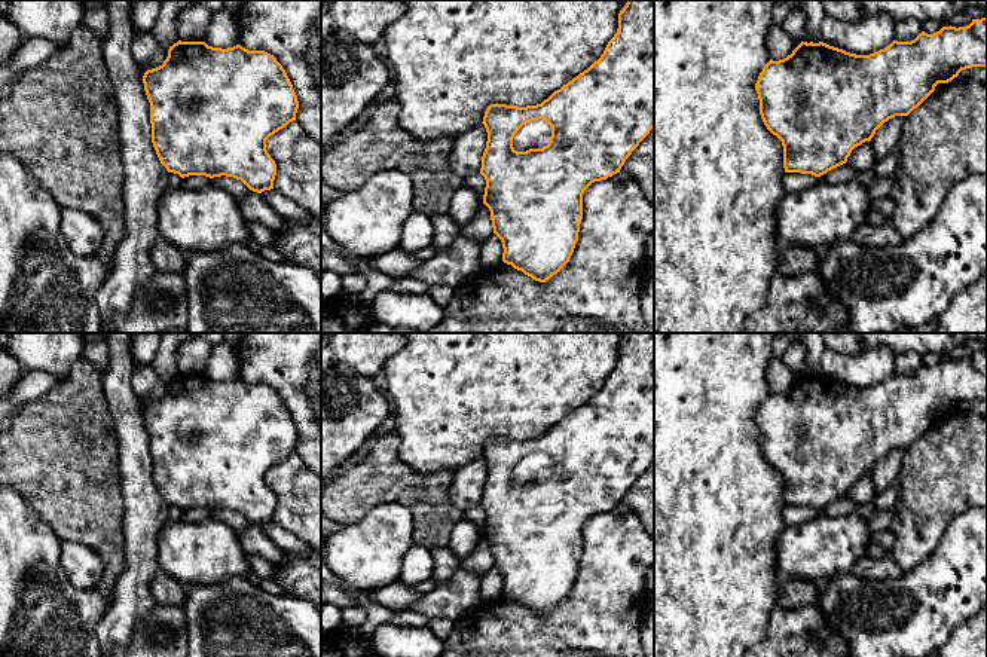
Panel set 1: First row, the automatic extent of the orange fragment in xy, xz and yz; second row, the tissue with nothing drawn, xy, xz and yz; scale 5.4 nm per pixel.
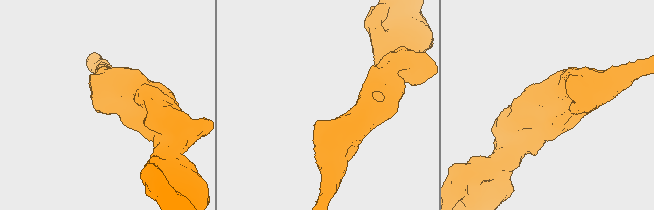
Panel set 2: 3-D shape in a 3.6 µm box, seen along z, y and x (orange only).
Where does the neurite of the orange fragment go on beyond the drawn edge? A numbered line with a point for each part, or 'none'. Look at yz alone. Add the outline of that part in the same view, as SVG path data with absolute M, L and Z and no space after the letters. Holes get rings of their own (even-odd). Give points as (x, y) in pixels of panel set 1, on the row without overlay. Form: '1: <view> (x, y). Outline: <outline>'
none

